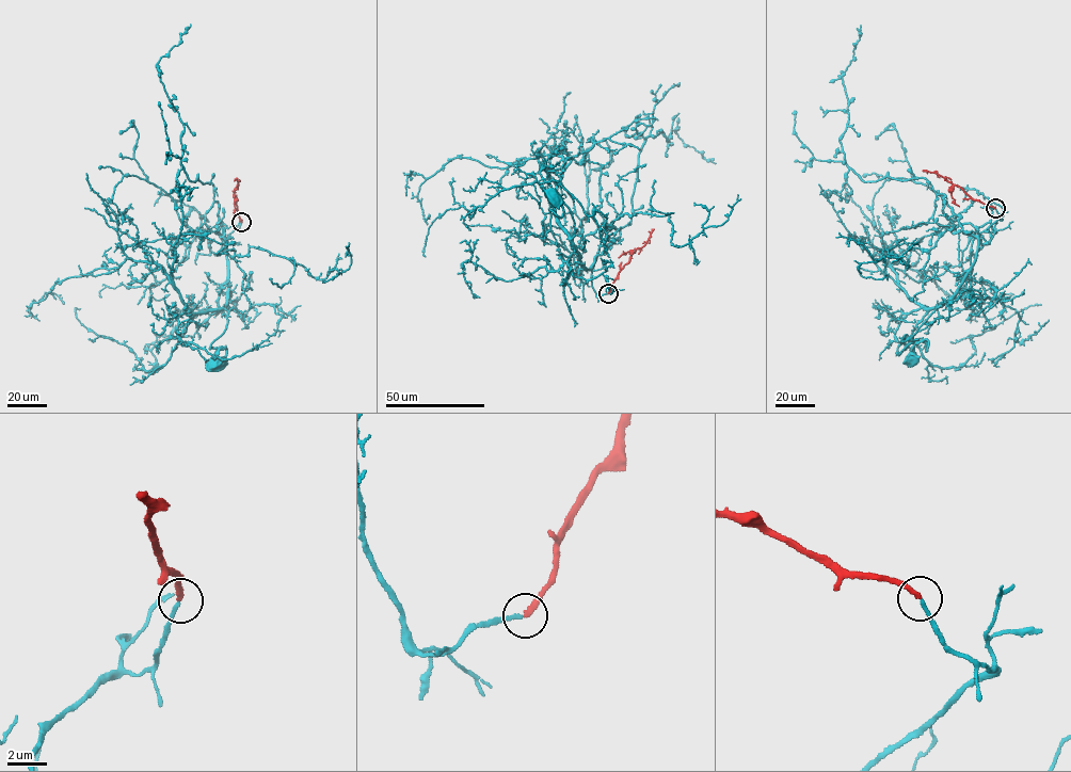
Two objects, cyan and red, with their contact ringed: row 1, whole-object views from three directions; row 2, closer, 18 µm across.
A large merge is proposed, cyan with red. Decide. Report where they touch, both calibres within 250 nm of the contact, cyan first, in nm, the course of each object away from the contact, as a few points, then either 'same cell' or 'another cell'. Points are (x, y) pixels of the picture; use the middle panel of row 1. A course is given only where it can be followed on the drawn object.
place (608, 293); calibres 170 and 240 nm; course cyan (608, 293), (596, 295), (571, 241), (569, 207), (554, 197), (558, 216), (562, 205), (552, 194); course red (608, 293), (632, 254), (644, 245), (654, 229); same cell

